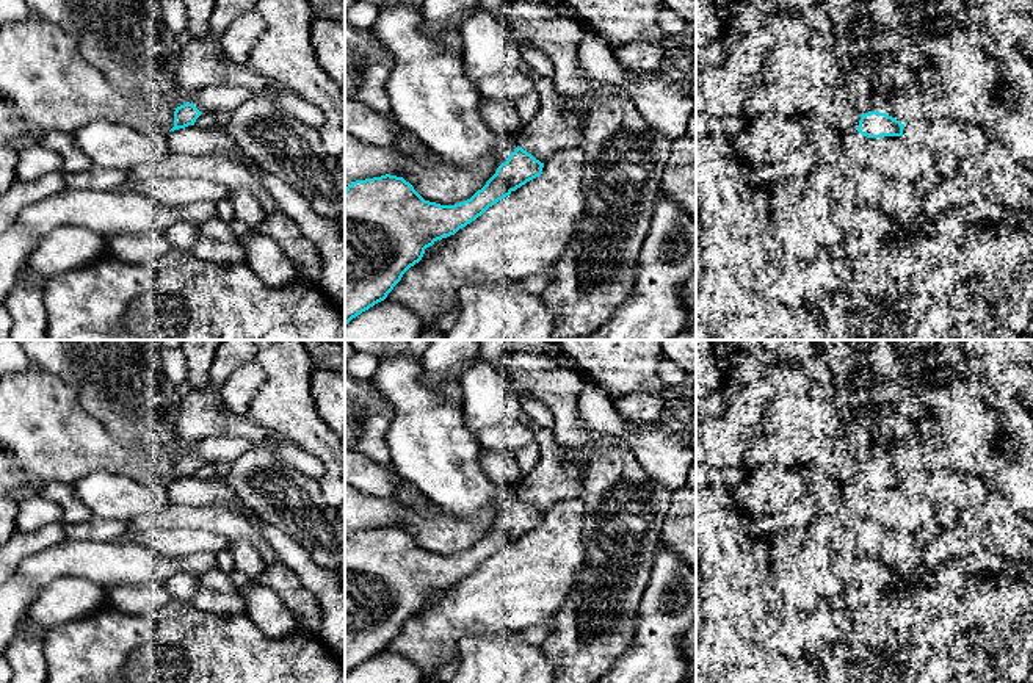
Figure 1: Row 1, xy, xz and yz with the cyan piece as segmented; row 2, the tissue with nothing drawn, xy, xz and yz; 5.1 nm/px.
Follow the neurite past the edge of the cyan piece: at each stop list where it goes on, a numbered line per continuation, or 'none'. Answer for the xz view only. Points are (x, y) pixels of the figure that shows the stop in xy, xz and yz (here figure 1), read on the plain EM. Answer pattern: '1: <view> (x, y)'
none

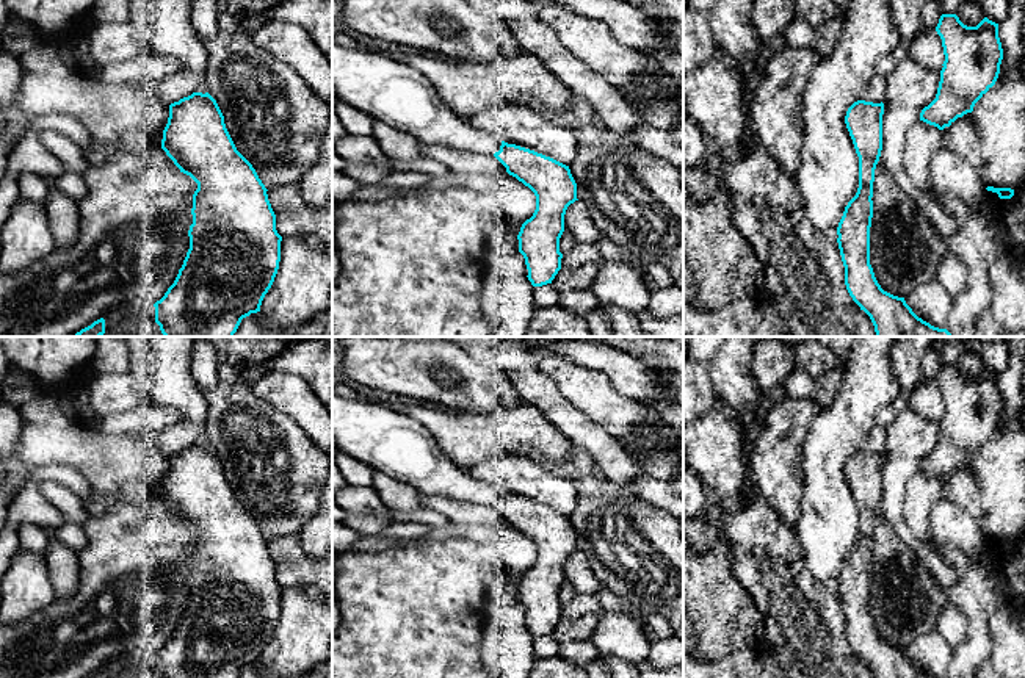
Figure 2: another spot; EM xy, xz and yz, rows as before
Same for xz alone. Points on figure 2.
1: xz (394, 443)

